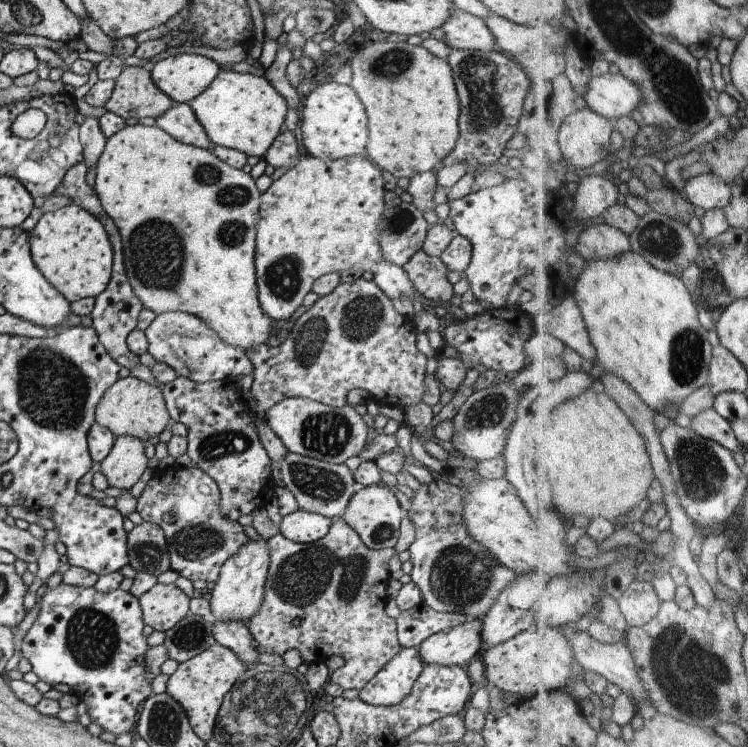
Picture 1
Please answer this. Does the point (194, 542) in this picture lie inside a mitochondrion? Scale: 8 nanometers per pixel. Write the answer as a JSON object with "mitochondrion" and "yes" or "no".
{"mitochondrion":"yes"}

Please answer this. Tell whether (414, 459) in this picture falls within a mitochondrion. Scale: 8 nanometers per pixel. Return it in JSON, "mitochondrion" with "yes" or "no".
{"mitochondrion":"no"}

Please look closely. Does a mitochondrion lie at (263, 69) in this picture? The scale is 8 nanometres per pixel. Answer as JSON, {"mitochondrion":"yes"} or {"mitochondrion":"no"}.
{"mitochondrion":"no"}

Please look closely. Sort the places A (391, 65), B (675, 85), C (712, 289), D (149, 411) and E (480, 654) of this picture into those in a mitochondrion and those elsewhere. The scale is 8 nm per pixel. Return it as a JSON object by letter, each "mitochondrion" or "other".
{"A":"mitochondrion","B":"mitochondrion","C":"mitochondrion","D":"other","E":"other"}

